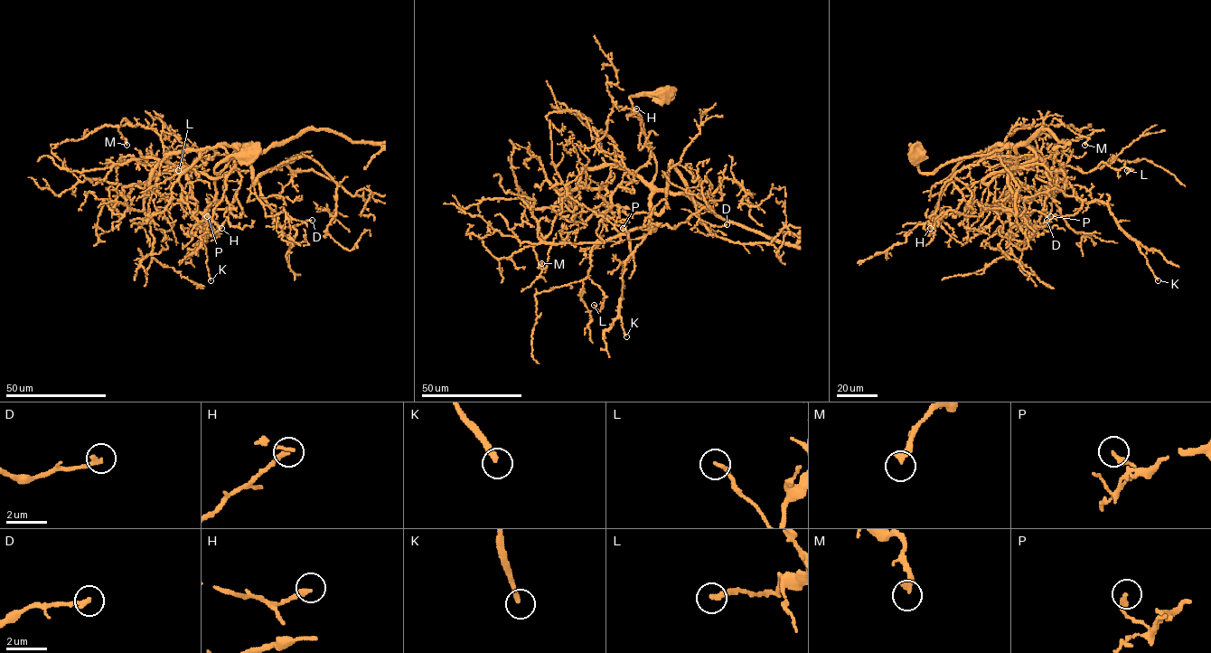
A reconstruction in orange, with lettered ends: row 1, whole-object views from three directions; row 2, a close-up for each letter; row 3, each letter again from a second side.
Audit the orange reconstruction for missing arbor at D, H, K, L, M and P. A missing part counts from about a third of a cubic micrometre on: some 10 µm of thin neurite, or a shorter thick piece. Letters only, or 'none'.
K

